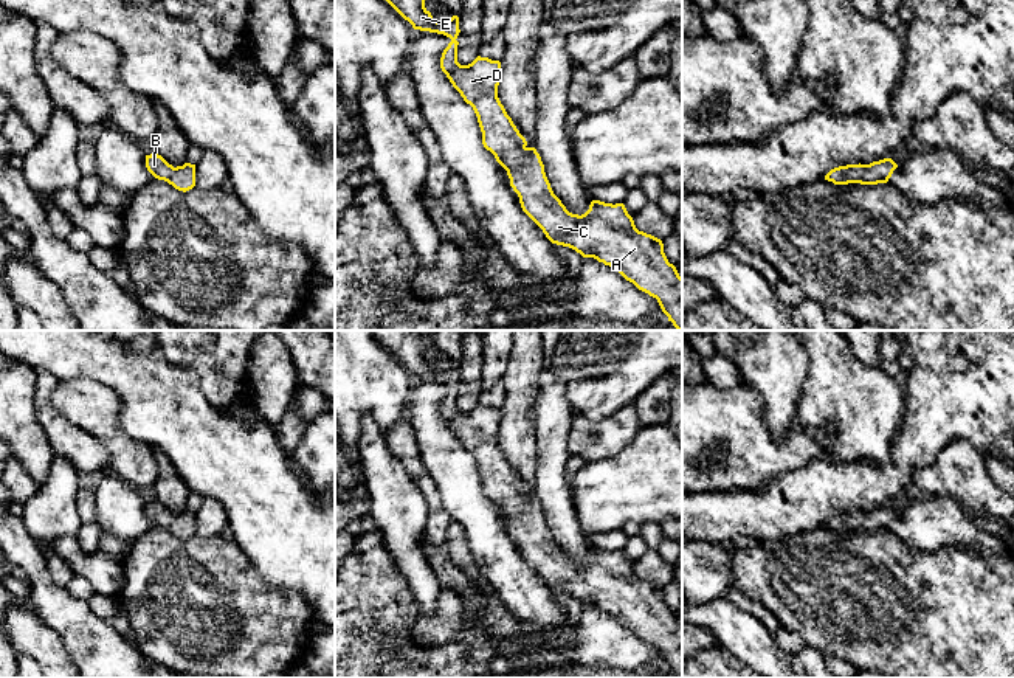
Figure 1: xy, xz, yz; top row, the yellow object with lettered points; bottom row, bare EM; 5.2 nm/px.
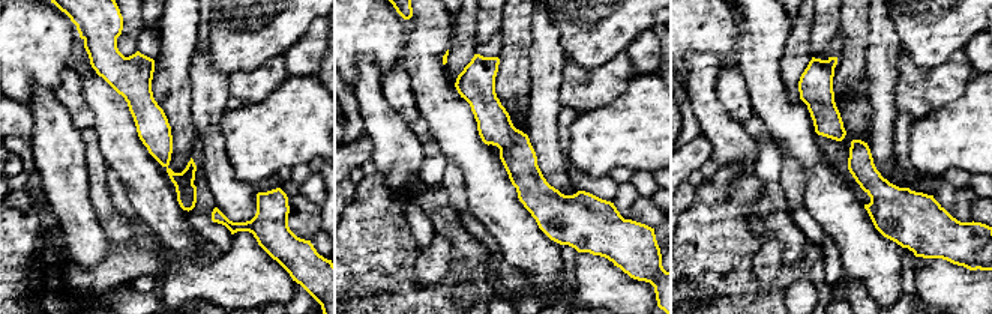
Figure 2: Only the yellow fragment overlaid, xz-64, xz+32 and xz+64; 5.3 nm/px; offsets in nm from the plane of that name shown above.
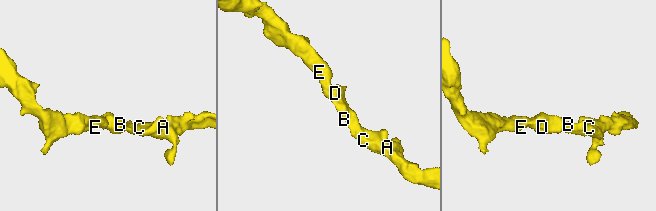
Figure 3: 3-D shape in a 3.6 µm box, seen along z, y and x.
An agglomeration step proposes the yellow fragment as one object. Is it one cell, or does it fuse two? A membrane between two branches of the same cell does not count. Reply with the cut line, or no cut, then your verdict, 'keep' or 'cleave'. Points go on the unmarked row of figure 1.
no cut; keep

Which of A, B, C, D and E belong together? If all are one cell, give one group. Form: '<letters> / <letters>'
A B C D E

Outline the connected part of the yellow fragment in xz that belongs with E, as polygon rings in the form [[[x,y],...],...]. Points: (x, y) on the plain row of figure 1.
[[[434,330],[372,334],[414,377],[451,386],[442,400],[440,416],[473,455],[484,495],[507,518],[523,559],[546,585],[612,614],[639,638],[656,645],[668,669],[682,678],[682,625],[668,610],[662,588],[639,579],[623,551],[592,548],[581,563],[566,557],[550,535],[540,501],[527,493],[498,445],[501,410],[478,403],[471,411],[460,413],[456,388],[459,365],[437,369],[425,355],[425,348],[434,344]]]

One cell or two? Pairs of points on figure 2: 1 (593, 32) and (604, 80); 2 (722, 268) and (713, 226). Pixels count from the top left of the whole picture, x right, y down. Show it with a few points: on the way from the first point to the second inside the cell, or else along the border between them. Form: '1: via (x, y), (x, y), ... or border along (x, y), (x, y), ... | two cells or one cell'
1: via (595, 44), (598, 68) | one cell
2: via (713, 257), (713, 236) | one cell

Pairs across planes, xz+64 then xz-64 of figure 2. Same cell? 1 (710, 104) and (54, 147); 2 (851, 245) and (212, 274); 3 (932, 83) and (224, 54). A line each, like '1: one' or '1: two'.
1: one
2: two
3: one

